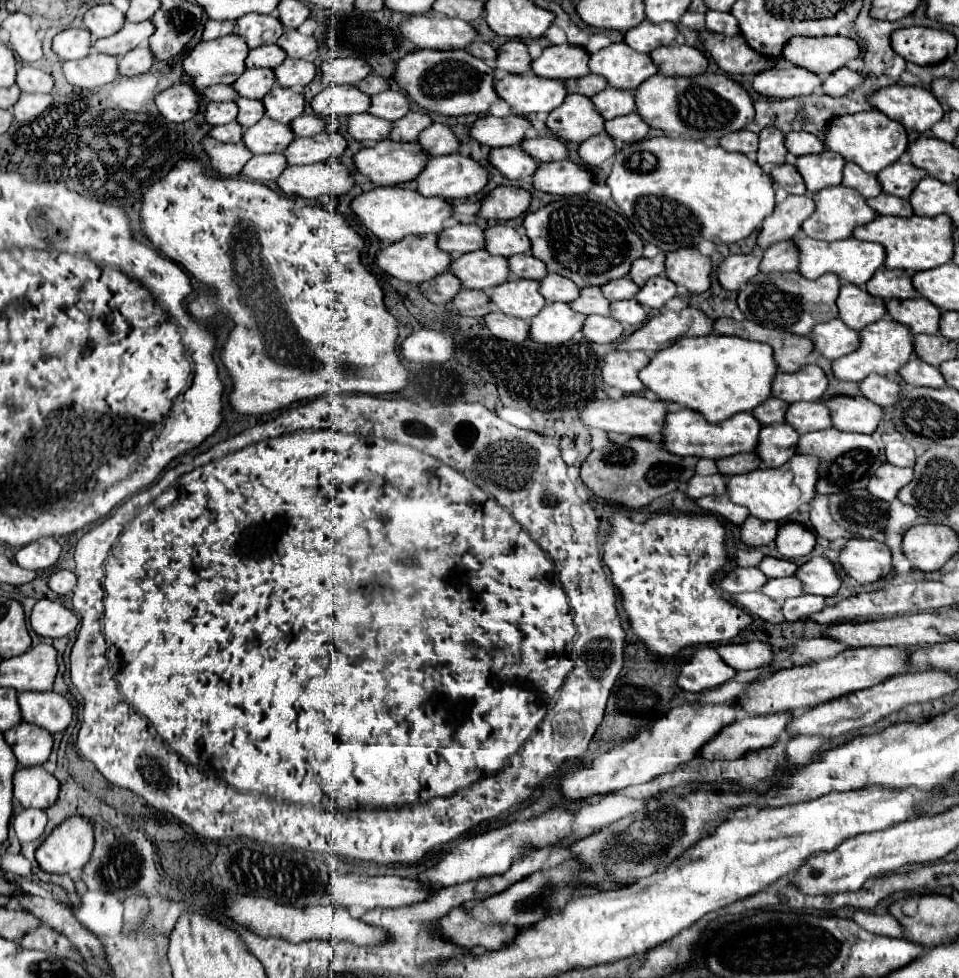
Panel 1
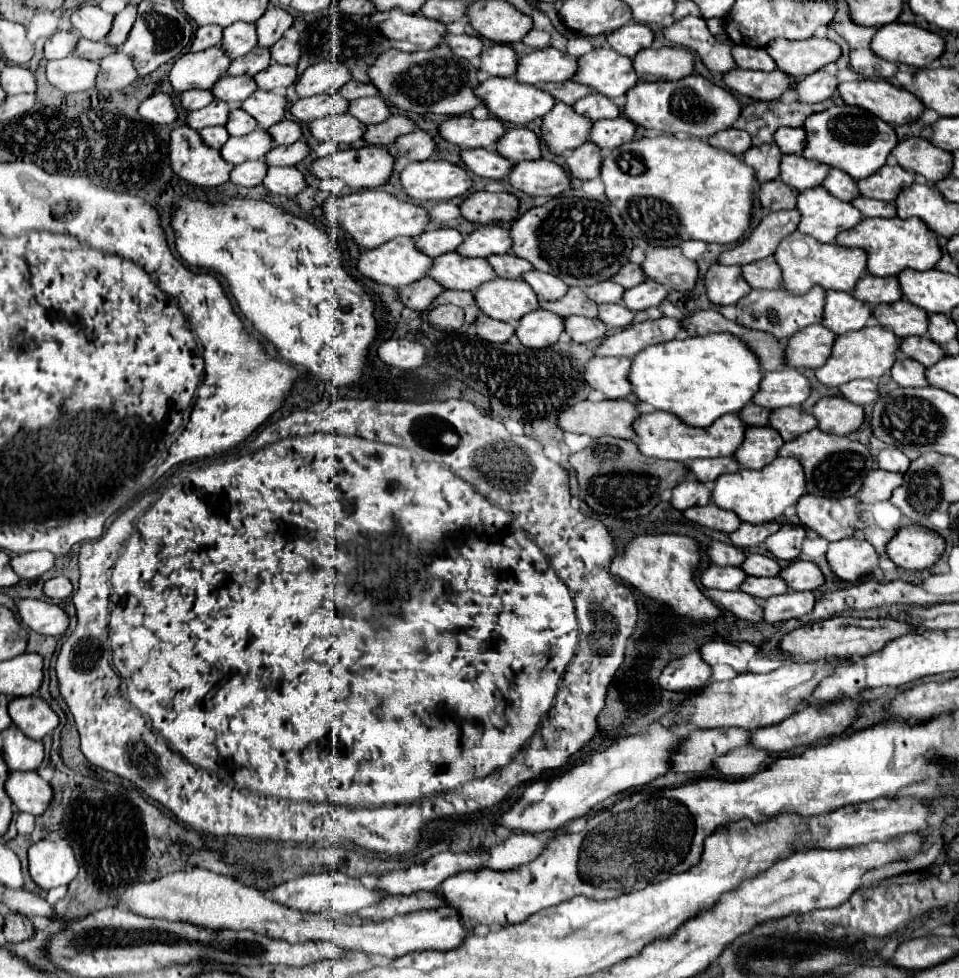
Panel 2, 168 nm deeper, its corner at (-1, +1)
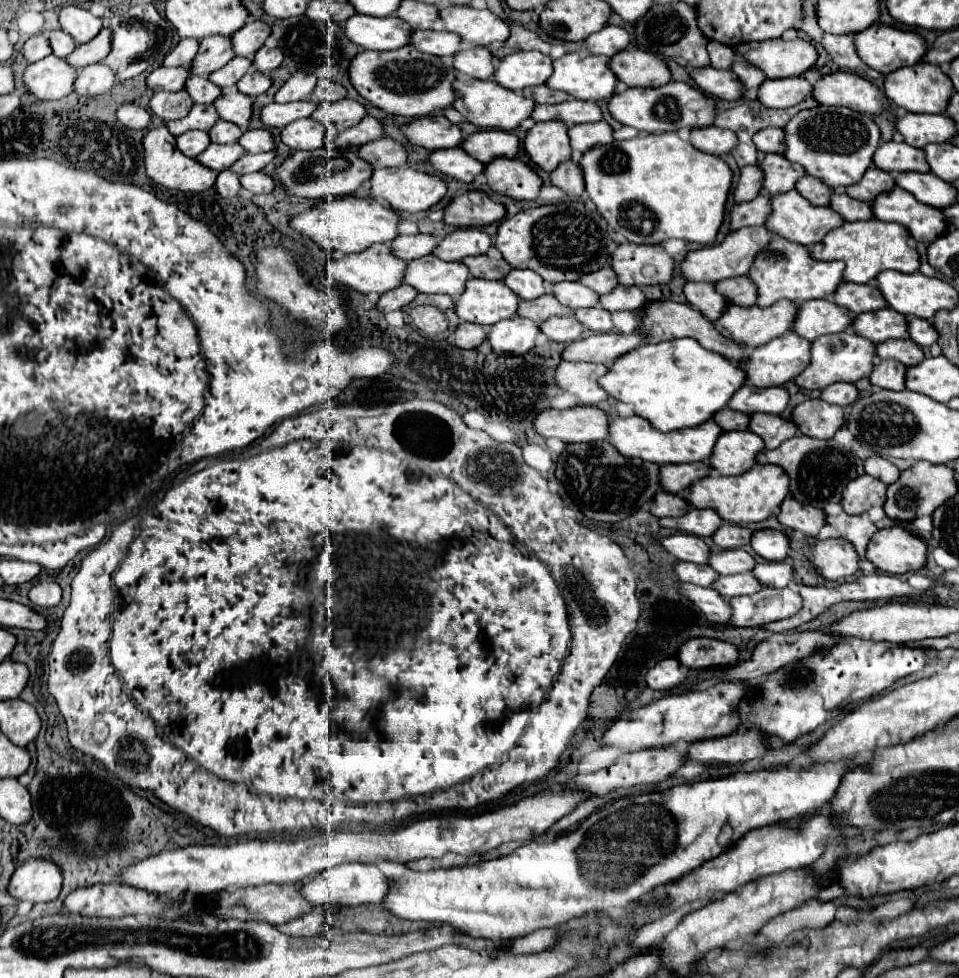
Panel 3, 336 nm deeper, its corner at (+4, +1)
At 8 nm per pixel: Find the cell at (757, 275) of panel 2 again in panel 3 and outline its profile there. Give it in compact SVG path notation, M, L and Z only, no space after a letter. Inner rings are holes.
M747 276L723 280L723 282L715 284L715 290L729 304L737 304L737 306L743 306L743 308L755 304L755 284L751 284L751 280L747 280Z

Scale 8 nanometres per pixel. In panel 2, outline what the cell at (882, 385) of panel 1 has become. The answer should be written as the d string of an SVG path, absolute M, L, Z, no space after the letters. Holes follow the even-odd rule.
M852 380L848 384L842 384L840 392L844 398L860 406L866 406L878 400L878 386L874 380Z

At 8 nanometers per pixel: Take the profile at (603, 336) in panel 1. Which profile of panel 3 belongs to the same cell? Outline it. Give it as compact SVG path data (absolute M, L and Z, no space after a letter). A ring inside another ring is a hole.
M553 316L549 320L545 320L543 324L539 324L539 330L553 342L573 342L577 338L581 338L583 326L575 320L575 318L561 318L561 316Z

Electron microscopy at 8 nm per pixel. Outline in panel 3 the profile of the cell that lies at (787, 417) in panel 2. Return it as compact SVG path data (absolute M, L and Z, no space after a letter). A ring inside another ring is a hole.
M753 414L749 422L749 430L761 436L765 448L769 450L777 448L781 442L797 434L795 424L791 424L791 420L785 420L777 414Z

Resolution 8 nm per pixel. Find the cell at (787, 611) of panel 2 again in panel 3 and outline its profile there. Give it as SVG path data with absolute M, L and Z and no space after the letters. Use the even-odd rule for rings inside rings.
M761 588L749 596L735 596L731 604L731 626L763 626L781 618L789 618L801 608L799 594L793 588Z

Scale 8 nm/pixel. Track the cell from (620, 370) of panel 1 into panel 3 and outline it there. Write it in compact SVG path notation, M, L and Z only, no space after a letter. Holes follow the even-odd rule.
M561 362L555 370L555 384L577 396L581 404L595 406L603 400L607 400L607 394L603 388L597 386L599 376L607 372L607 366L603 364L591 364L591 362Z

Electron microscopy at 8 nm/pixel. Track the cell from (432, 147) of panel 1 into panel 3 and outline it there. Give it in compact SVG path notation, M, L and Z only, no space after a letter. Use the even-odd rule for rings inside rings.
M379 138L379 140L363 144L359 148L359 158L369 162L371 166L381 166L381 168L393 168L393 166L407 164L405 148L391 138Z

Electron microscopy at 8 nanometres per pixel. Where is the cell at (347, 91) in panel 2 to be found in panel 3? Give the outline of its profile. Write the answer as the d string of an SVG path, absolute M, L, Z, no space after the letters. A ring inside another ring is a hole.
M319 80L317 82L317 88L309 94L309 102L313 104L321 104L325 100L339 100L339 98L345 98L347 92L341 84L335 84L335 82L329 82L329 80Z

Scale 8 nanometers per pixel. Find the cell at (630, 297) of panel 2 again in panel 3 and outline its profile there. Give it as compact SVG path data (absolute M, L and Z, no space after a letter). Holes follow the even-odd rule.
M617 286L609 294L599 296L599 306L607 312L615 310L637 310L637 304L647 304L641 288L623 288Z

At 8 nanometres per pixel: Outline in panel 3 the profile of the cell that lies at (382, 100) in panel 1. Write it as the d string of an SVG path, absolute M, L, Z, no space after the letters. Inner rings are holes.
M343 98L343 100L337 100L337 102L321 102L315 112L311 114L313 120L321 122L323 126L335 126L337 130L345 130L345 128L351 128L355 124L359 124L359 120L365 116L365 108L363 104L355 102L355 100L349 100L349 98Z

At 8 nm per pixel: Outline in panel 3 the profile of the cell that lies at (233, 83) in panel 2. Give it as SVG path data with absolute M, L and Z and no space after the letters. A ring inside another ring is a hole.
M191 76L191 80L187 80L185 84L185 92L191 96L195 104L211 104L211 100L219 96L221 88L211 84L205 76Z

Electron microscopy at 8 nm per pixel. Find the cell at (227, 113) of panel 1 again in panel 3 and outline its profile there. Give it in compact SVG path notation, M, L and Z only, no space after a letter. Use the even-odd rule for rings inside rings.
M195 104L185 118L167 122L167 130L173 136L179 136L187 130L205 130L207 132L207 130L211 130L211 126L215 122L217 122L217 116L215 116L215 108L211 108L211 104Z

